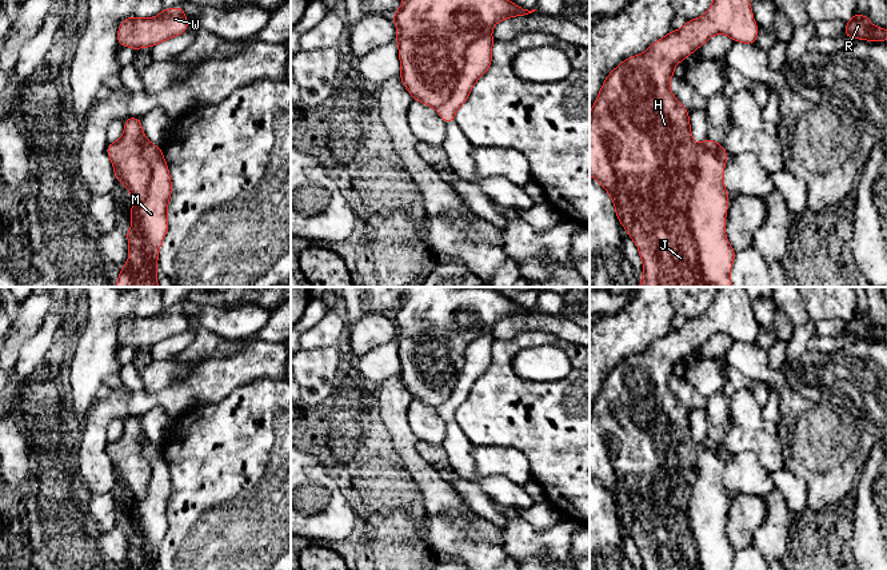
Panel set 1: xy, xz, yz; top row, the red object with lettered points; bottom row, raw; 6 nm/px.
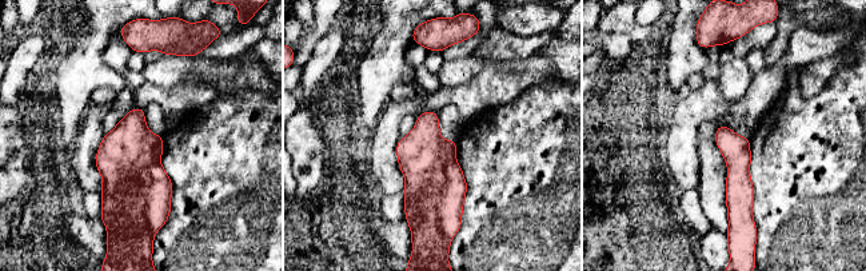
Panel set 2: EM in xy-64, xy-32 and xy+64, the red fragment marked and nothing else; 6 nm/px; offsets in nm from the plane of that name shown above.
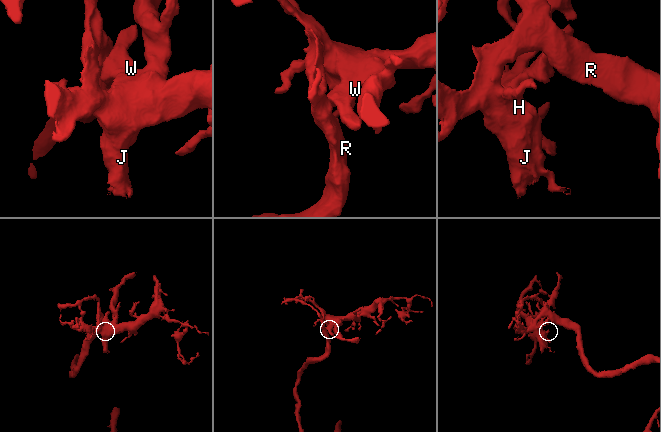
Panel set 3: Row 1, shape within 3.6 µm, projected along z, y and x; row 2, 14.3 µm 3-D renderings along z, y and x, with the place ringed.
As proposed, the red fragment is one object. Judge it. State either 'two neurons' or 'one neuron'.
two neurons

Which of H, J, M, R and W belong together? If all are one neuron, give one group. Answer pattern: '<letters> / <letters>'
H J R W / M

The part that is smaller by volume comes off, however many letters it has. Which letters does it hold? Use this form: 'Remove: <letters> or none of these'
Remove: M

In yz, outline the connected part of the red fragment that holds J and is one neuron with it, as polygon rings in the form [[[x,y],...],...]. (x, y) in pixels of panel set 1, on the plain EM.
[[[719,287],[711,306],[707,311],[694,319],[687,319],[686,323],[679,330],[668,331],[663,338],[659,338],[651,343],[651,346],[642,354],[635,354],[626,358],[615,368],[610,371],[606,376],[602,388],[591,407],[590,412],[590,474],[600,482],[600,485],[610,493],[612,502],[615,505],[616,517],[620,523],[627,529],[628,535],[638,545],[643,570],[702,570],[698,558],[698,551],[695,546],[695,538],[688,521],[690,502],[694,493],[694,487],[698,478],[696,466],[696,449],[698,443],[694,441],[691,434],[691,424],[688,410],[679,399],[674,395],[670,388],[670,380],[674,376],[674,368],[678,362],[682,362],[688,354],[694,352],[699,346],[707,342],[714,334],[723,332],[732,338],[732,340],[739,340],[744,343],[756,342],[759,327],[754,319],[751,310],[751,299],[747,296],[746,287]]]

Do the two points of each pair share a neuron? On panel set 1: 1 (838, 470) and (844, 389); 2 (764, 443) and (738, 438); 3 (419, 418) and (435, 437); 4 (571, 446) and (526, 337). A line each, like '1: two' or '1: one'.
1: two
2: one
3: one
4: one

